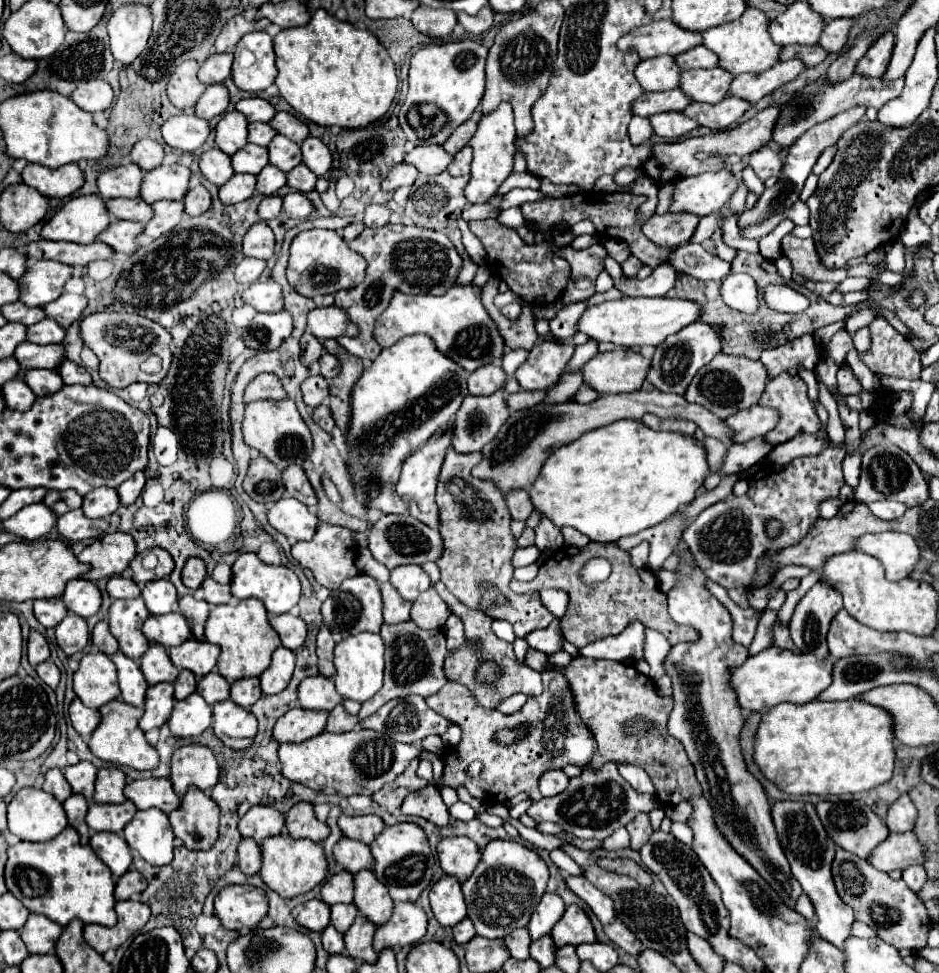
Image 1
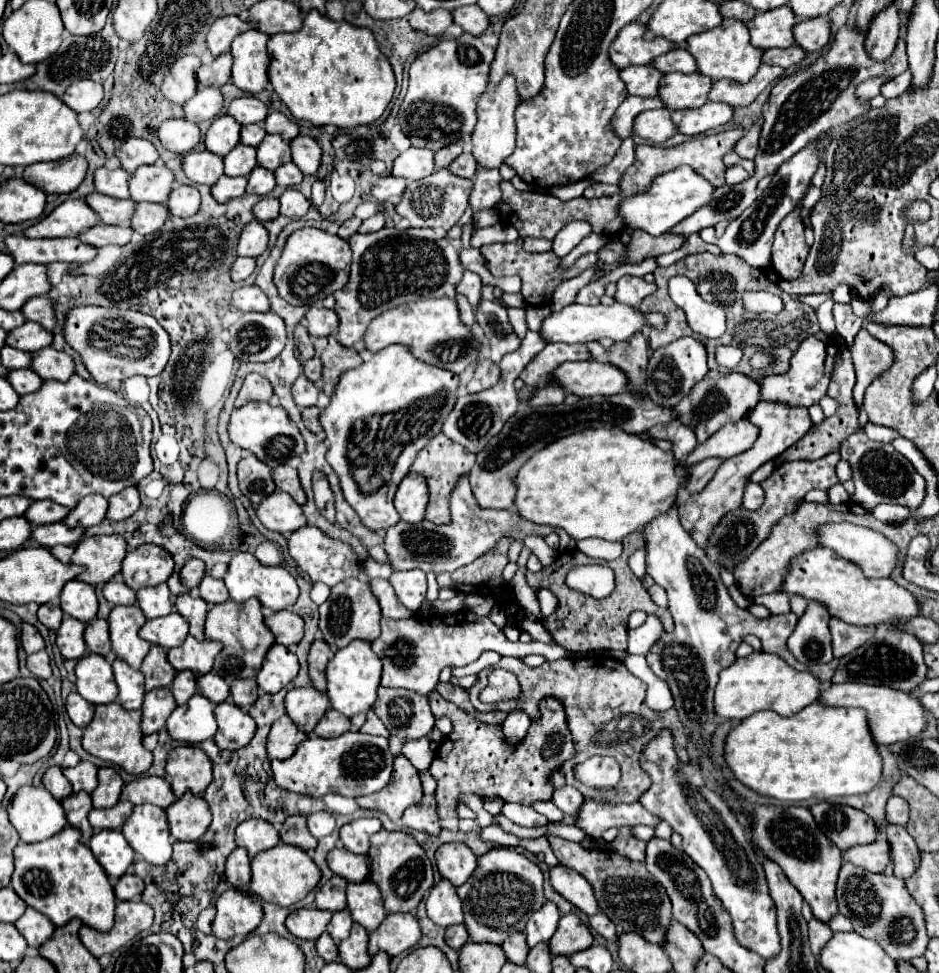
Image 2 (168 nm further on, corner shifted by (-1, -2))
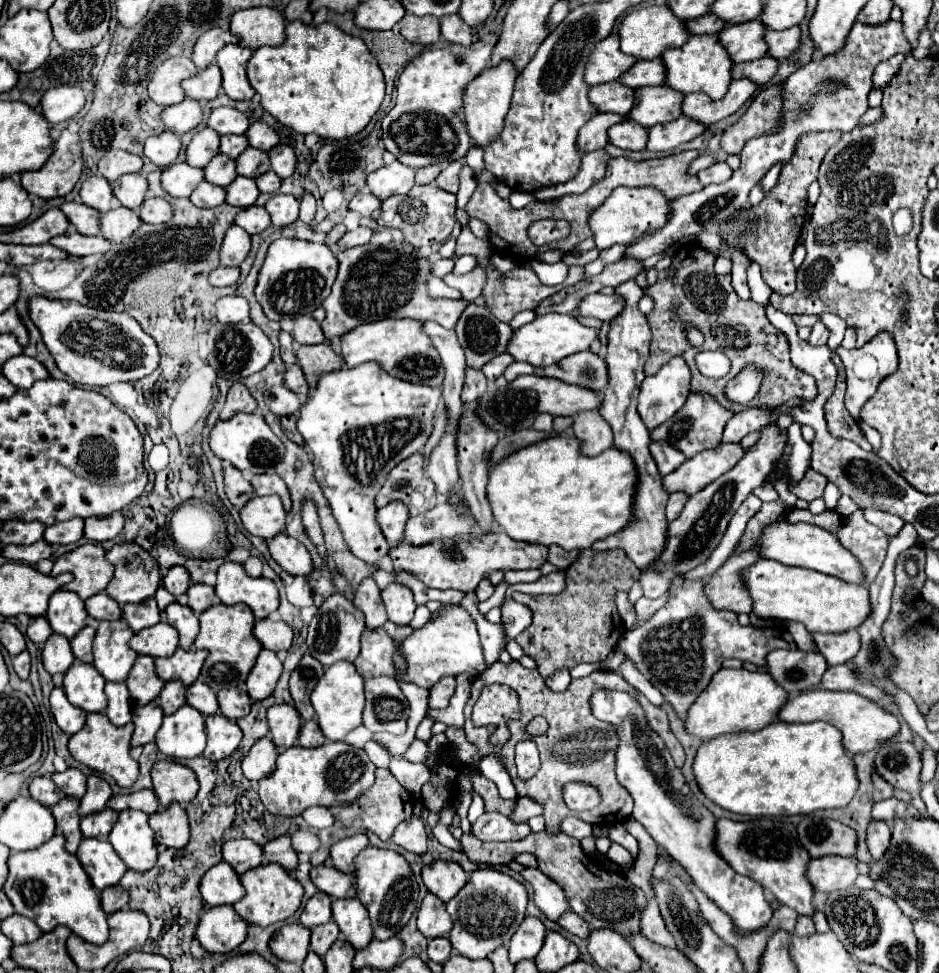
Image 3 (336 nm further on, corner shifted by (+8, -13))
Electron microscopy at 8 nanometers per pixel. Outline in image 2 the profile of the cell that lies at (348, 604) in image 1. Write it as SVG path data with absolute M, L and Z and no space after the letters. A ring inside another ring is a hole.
M344 579L332 587L330 597L320 605L320 631L332 649L342 649L354 639L374 641L380 637L380 605L370 585L360 579Z

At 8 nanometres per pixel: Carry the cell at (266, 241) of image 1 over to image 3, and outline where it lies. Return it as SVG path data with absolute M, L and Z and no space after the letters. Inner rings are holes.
M233 224L225 232L225 238L221 244L221 252L219 252L221 266L239 266L247 258L249 250L251 250L251 236L243 228Z

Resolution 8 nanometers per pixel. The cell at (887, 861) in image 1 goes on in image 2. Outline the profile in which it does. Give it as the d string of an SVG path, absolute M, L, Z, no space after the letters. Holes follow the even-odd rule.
M882 835L874 843L860 845L856 849L848 849L844 853L844 861L864 867L872 873L882 873L886 869L886 865L892 861L892 849L888 845L888 839Z

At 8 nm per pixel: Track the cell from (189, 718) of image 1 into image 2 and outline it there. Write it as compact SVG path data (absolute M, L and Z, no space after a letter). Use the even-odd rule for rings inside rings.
M196 693L188 703L178 705L172 711L166 729L172 739L188 745L210 739L216 733L214 705L206 697Z

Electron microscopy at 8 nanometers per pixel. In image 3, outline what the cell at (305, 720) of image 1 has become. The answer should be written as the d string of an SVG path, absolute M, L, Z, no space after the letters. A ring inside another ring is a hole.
M263 738L251 746L251 750L245 754L241 762L243 776L251 782L257 782L261 778L267 778L275 770L275 744L271 744L269 738Z

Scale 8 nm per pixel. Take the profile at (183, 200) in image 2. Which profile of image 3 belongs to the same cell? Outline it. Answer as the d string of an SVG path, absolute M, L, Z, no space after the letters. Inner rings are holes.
M149 196L141 208L139 208L139 218L145 222L145 224L163 224L163 222L169 222L171 220L171 204L163 198L155 198L155 196Z

